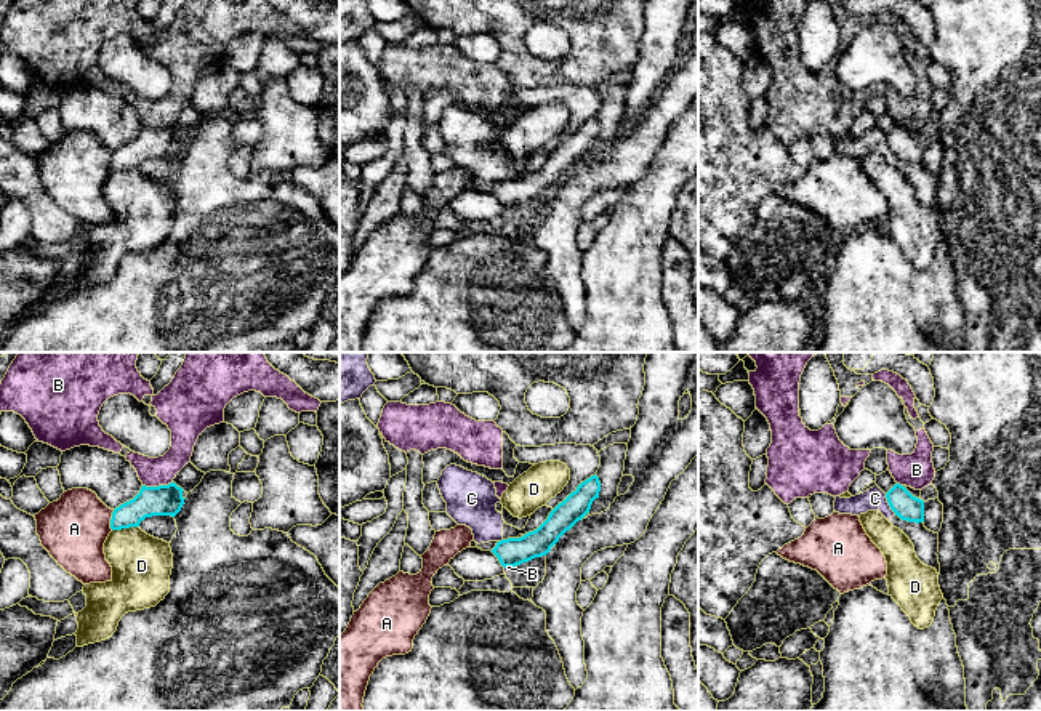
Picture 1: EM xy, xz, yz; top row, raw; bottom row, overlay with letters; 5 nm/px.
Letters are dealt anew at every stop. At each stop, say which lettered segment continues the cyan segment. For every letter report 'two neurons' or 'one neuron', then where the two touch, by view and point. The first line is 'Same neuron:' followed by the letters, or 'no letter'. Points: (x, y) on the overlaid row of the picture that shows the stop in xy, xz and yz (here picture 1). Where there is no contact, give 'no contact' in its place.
Same neuron: no letter
A: two neurons | xy (111, 519)
B: two neurons | xy (159, 486)
C: two neurons | yz (889, 503)
D: two neurons | xy (125, 527)

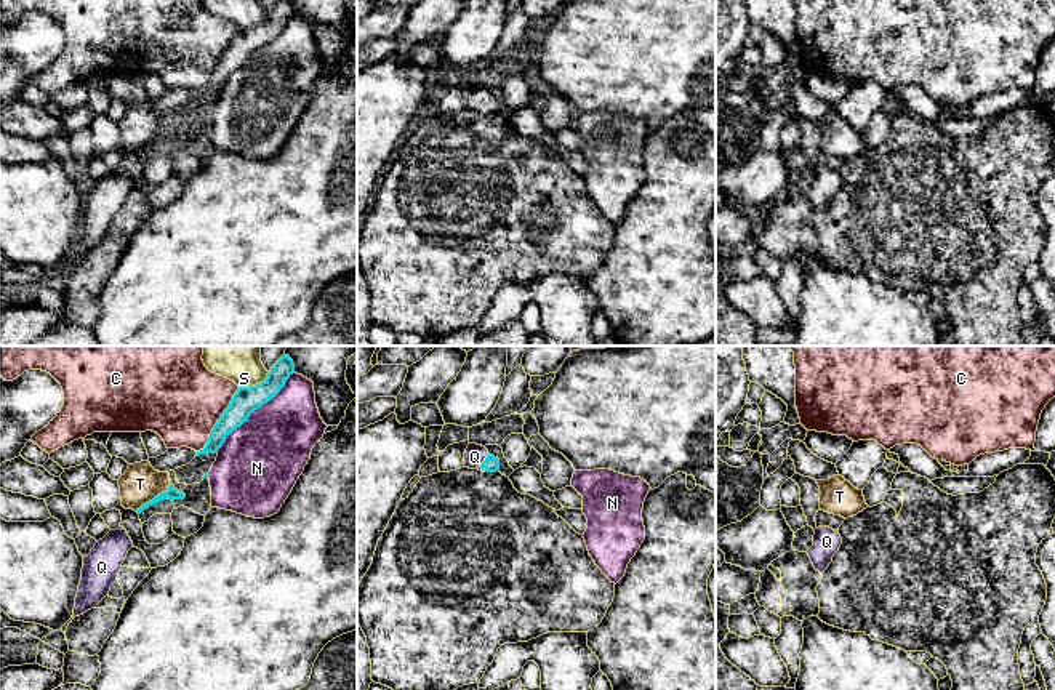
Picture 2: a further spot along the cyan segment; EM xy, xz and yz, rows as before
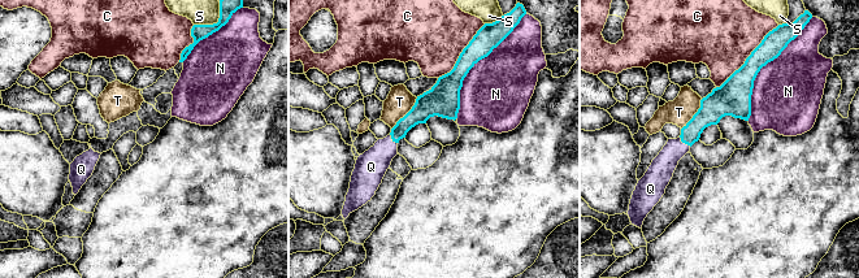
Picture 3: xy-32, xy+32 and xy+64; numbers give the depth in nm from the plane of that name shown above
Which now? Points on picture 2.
Same neuron: Q
C: two neurons | xy (218, 421)
N: two neurons | xy (255, 409)
Q: one neuron | xz (484, 461)
S: two neurons | xy (256, 385)
T: two neurons | xy (154, 498)

